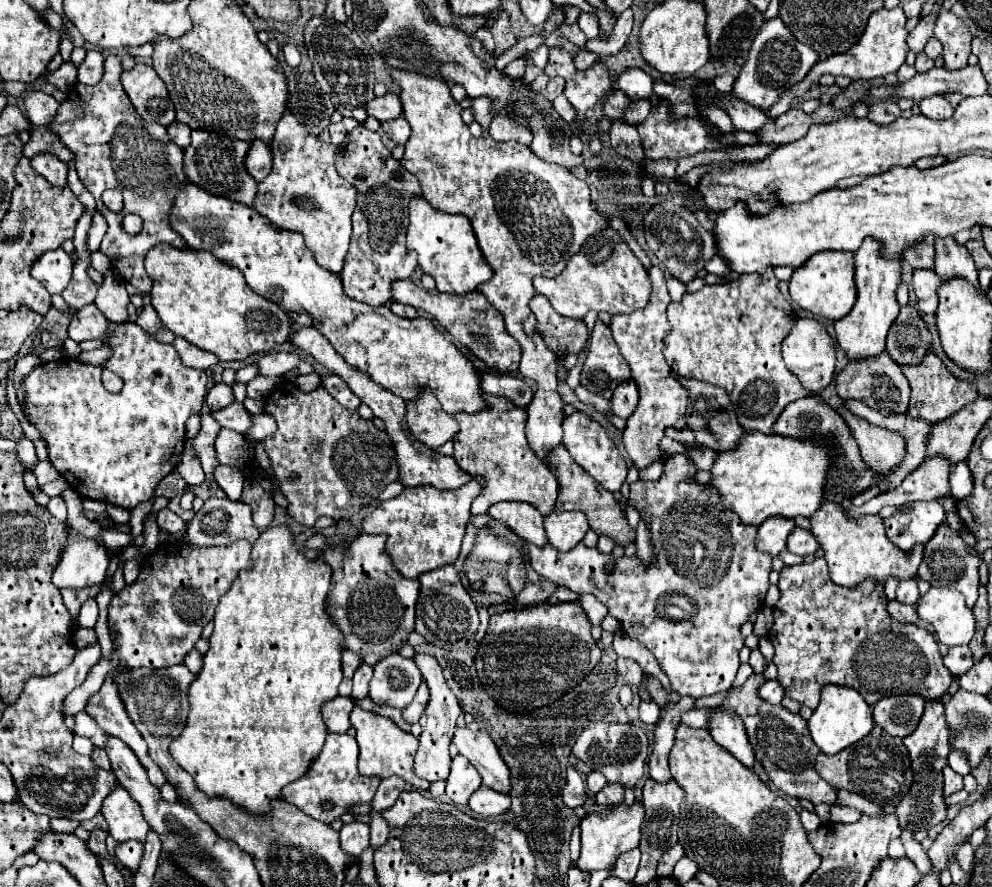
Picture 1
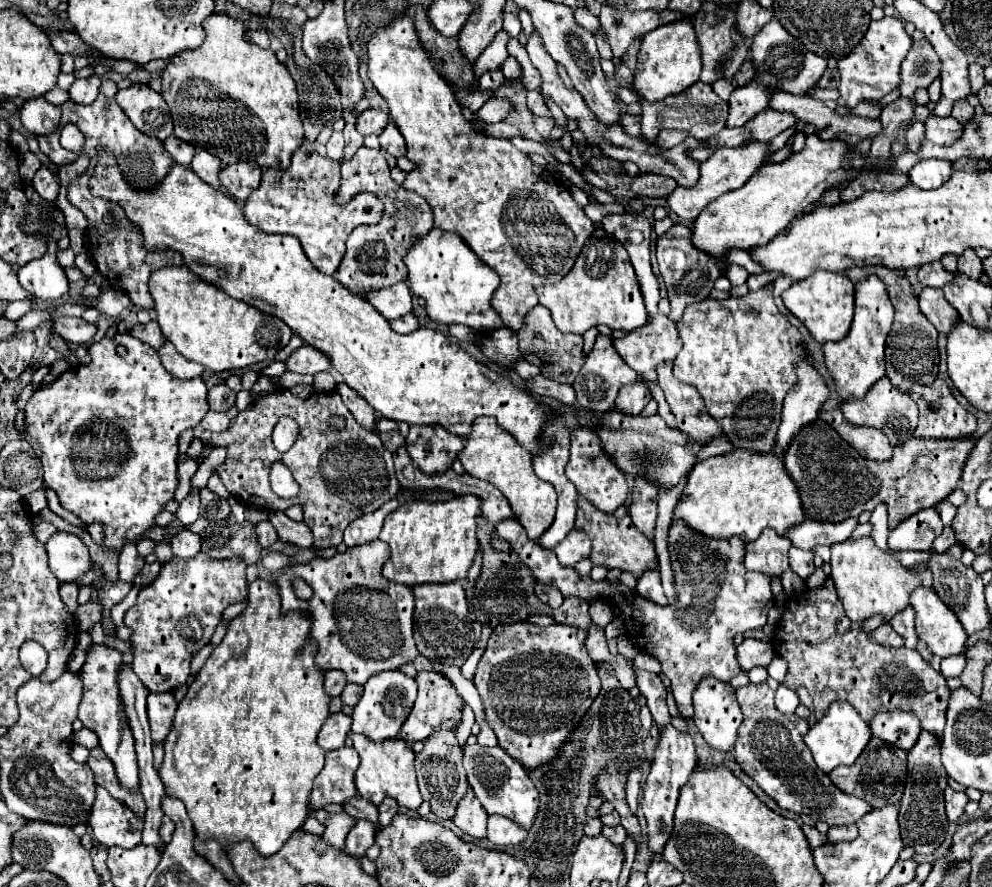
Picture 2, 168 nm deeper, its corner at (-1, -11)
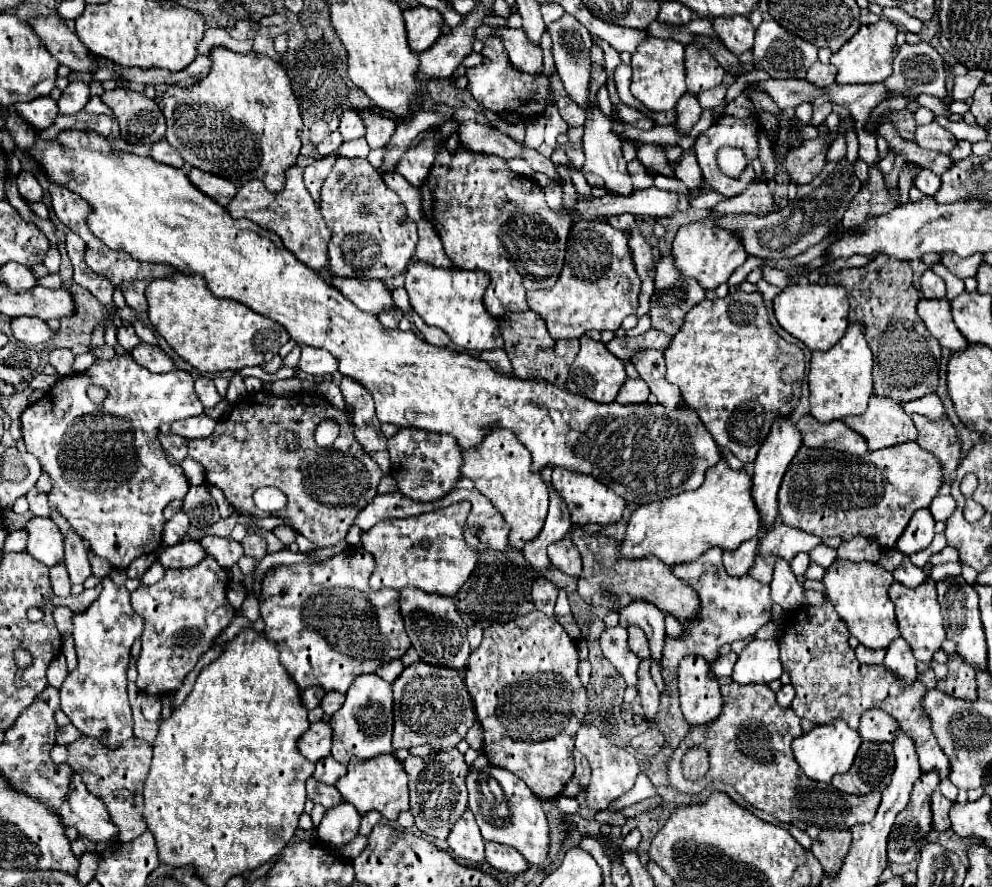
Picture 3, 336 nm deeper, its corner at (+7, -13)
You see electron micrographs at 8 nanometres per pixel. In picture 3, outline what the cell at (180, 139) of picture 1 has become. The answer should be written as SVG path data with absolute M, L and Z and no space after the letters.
M160 140L152 146L152 152L150 156L156 160L156 162L162 162L162 164L168 164L168 166L174 166L174 168L184 168L184 160L182 156L178 154L178 150L174 150L166 140Z

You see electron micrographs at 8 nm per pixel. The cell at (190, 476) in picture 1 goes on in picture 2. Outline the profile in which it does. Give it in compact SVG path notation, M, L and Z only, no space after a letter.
M192 490L192 494L186 496L184 502L180 504L180 508L178 508L178 512L176 512L176 518L178 518L184 526L194 524L196 518L198 518L198 506L200 506L198 490Z

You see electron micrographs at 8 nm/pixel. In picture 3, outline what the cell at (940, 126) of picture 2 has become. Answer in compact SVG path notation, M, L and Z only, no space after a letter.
M936 122L918 126L916 132L914 132L914 142L920 148L942 152L942 154L948 154L956 146L956 138Z

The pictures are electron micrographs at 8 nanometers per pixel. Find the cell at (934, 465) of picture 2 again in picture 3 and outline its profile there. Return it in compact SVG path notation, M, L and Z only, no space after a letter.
M916 442L882 448L864 456L800 446L782 478L778 510L784 524L804 532L822 538L844 536L844 540L866 534L876 538L884 550L890 550L912 514L920 508L928 508L942 484L938 458L922 450Z

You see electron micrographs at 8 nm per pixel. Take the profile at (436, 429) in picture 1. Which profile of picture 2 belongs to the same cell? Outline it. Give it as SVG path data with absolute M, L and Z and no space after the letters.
M412 425L405 438L414 464L428 476L448 472L464 448L464 438L430 425Z

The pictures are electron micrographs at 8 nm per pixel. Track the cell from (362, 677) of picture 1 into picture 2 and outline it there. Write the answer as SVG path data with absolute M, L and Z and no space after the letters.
M346 684L344 692L340 694L340 698L346 706L354 706L358 702L358 696L362 696L362 686L360 684Z

